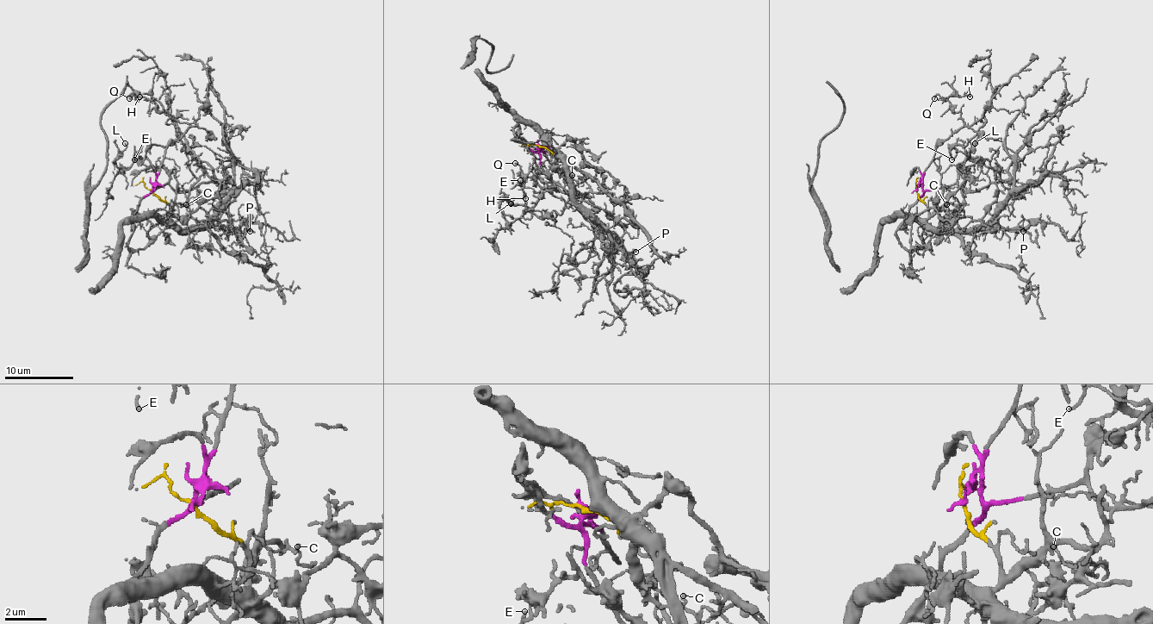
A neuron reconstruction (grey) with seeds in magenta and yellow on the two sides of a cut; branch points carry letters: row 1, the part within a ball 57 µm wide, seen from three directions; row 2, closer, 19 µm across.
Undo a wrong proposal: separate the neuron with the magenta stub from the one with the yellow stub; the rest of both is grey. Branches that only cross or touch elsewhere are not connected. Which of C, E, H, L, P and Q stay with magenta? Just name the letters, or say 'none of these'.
E, H, L, Q

